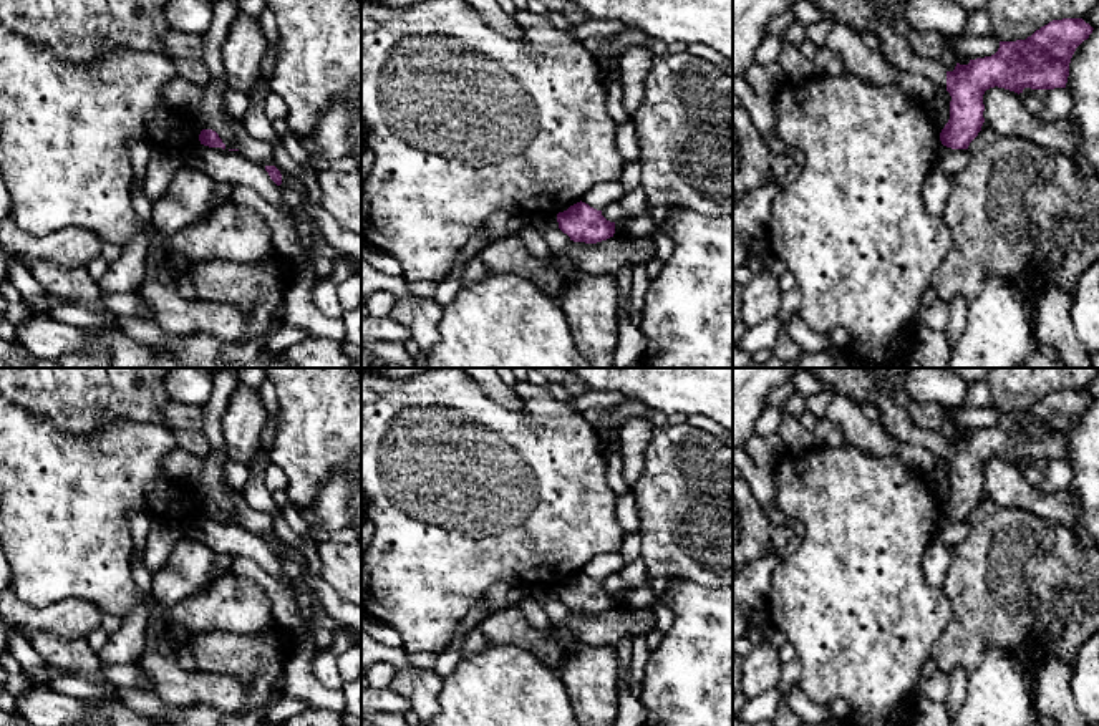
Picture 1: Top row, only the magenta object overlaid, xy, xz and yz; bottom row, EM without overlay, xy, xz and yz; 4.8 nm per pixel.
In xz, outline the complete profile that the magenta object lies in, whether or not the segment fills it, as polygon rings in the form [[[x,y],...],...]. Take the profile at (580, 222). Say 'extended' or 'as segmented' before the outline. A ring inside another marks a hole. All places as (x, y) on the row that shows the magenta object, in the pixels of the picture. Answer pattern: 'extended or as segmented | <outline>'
as segmented | [[[577,202],[557,214],[559,229],[574,242],[597,244],[613,237],[615,222],[607,220],[602,211]]]

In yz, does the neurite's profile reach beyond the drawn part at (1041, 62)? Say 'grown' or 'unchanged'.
grown

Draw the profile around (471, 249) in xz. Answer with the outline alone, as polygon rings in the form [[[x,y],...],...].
[[[479,229],[454,255],[451,270],[454,272],[459,267],[466,265],[471,259],[477,257],[479,252],[489,245],[491,239],[487,237],[487,232]]]

